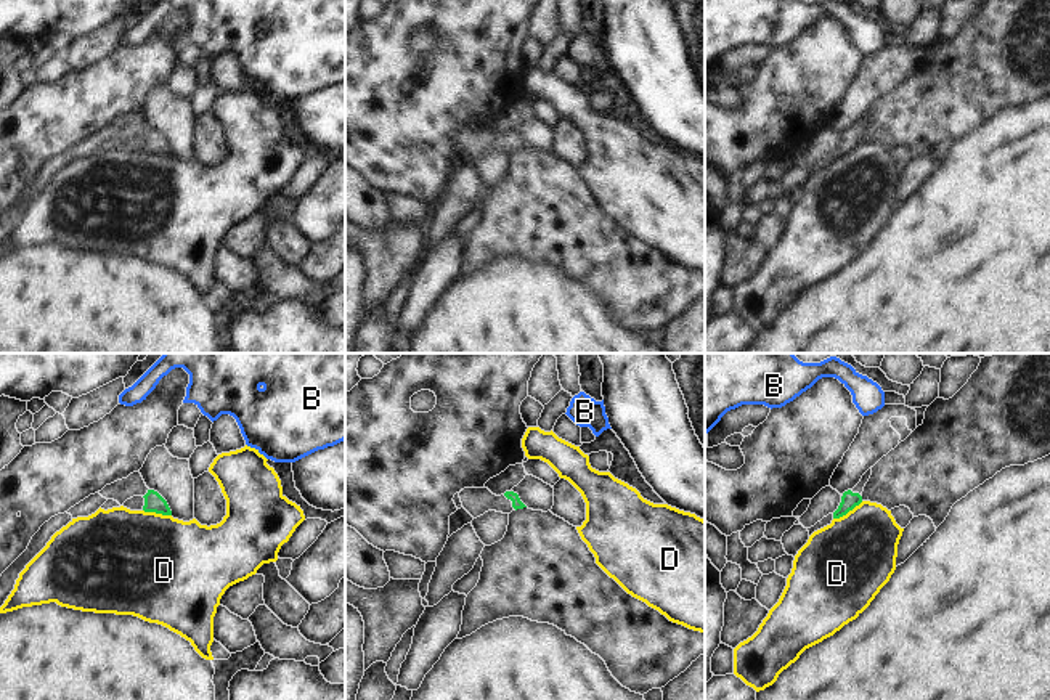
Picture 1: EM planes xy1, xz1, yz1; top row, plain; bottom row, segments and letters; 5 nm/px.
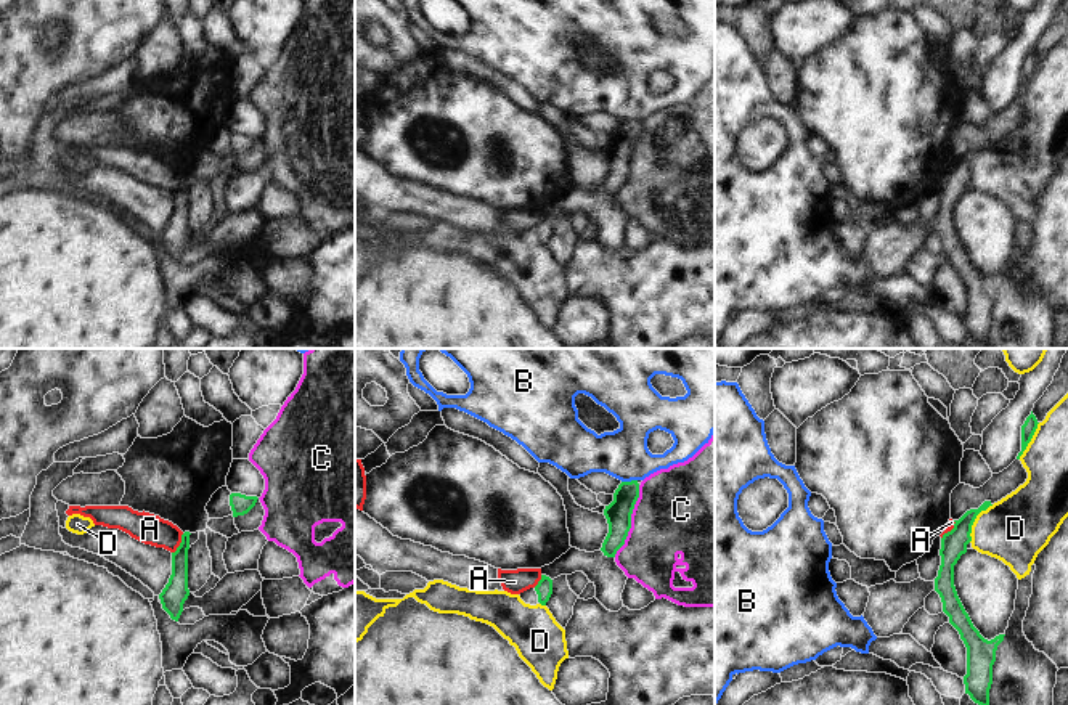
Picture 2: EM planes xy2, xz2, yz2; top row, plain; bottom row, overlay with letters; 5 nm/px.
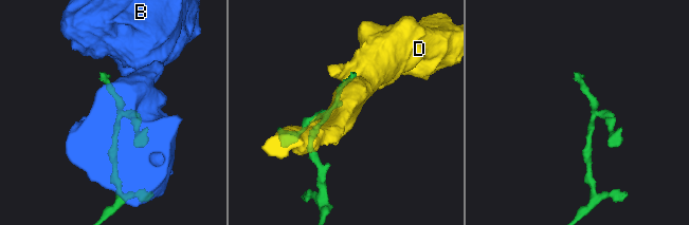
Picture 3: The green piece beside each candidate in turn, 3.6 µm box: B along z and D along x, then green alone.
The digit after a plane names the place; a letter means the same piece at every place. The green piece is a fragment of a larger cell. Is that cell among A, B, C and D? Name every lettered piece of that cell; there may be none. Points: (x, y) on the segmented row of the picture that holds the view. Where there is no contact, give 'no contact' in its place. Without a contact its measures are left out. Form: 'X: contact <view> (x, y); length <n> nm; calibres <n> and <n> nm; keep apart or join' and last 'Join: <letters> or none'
A: contact xy2 (180, 543); length 120 nm; calibres 120 and 150 nm; keep apart
B: contact xz2 (628, 482); length 80 nm; calibres 130 and 240 nm; keep apart
C: contact xz2 (630, 521); length 380 nm; calibres 130 and 420 nm; keep apart
D: contact yz2 (974, 521); length 220 nm; calibres 130 and 320 nm; keep apart
Join: none

